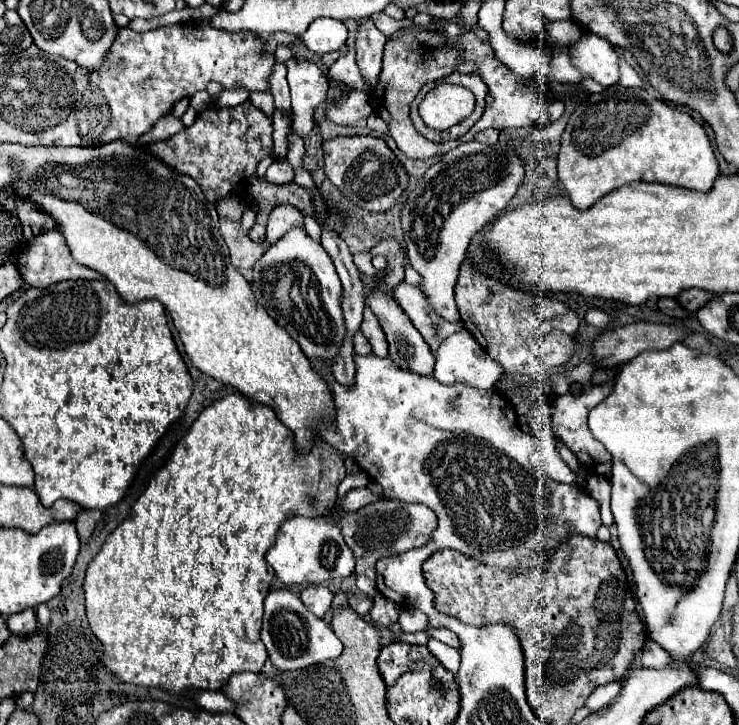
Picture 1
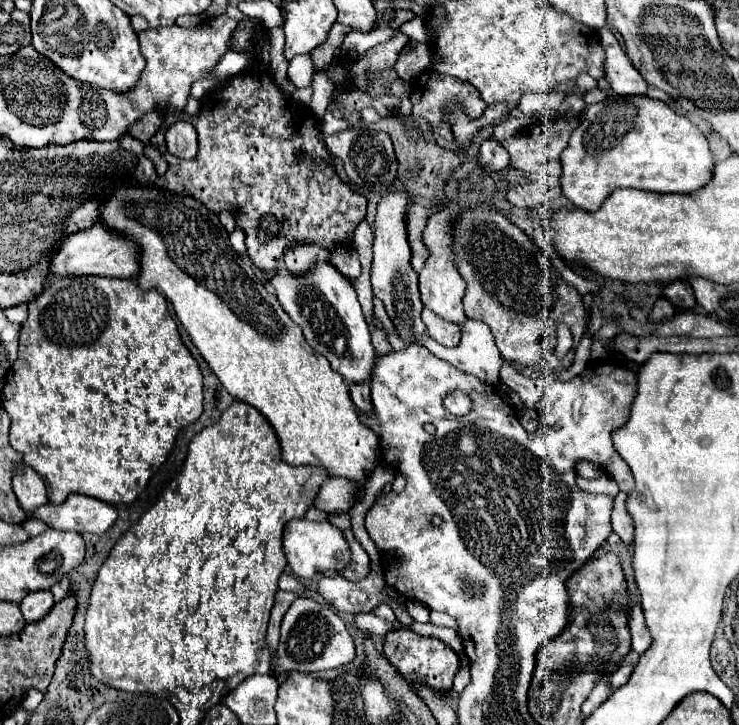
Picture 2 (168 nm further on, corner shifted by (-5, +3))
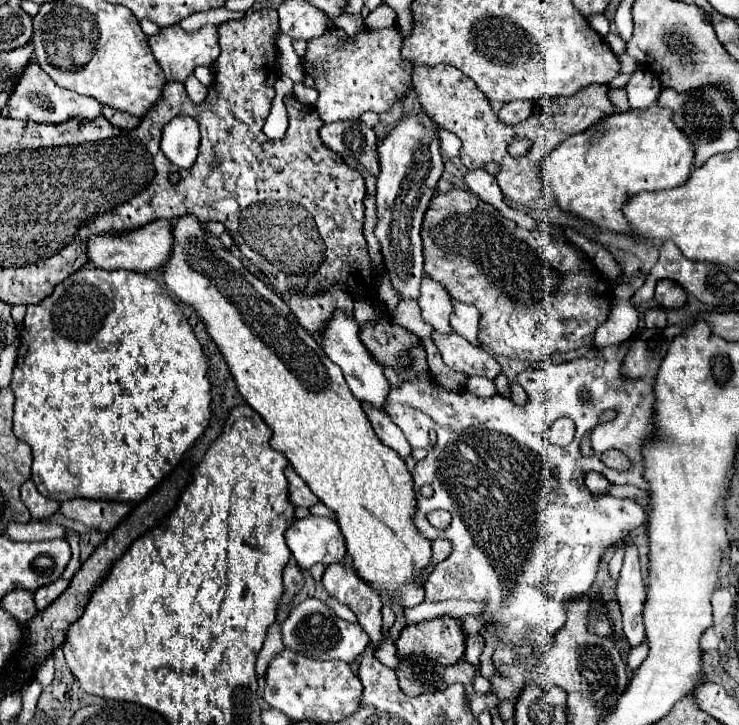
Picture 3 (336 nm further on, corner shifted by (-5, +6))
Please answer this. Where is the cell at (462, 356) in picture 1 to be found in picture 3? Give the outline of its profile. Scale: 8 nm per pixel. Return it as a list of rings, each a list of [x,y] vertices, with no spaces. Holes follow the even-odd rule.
[[[451,299],[453,303],[453,313],[451,313],[451,327],[457,335],[465,337],[469,343],[479,345],[477,333],[479,333],[479,311],[473,305],[465,305],[465,303],[457,303],[455,299]]]

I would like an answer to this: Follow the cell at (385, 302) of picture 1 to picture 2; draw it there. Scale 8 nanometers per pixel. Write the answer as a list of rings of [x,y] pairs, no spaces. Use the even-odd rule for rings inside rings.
[[[389,192],[381,198],[375,216],[375,244],[373,244],[373,268],[371,268],[371,284],[373,296],[381,298],[389,318],[395,324],[399,338],[407,344],[427,342],[427,330],[421,320],[421,300],[417,288],[417,272],[411,268],[411,248],[407,244],[407,230],[405,230],[405,216],[407,216],[409,200],[403,192]]]

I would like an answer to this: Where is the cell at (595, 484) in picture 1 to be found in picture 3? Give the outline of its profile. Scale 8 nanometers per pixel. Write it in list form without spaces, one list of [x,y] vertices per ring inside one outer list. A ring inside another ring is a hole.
[[[625,545],[625,563],[615,587],[617,603],[623,615],[623,633],[631,647],[645,639],[643,627],[643,605],[645,605],[645,585],[641,577],[641,559],[637,545]]]

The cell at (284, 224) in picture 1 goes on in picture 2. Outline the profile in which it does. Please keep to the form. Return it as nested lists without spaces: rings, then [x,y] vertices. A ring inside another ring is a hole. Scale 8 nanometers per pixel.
[[[293,242],[285,254],[283,254],[283,264],[287,266],[287,270],[293,270],[293,274],[299,274],[305,272],[305,268],[311,266],[311,260],[329,260],[329,250],[319,246],[319,244],[313,244],[313,242]]]

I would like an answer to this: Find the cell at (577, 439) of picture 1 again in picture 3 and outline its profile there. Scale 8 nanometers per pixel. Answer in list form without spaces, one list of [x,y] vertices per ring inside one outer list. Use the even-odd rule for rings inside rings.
[[[631,339],[621,345],[593,347],[585,357],[519,373],[517,383],[529,397],[525,405],[515,405],[507,397],[479,399],[467,391],[451,393],[429,379],[429,375],[419,375],[415,381],[403,383],[399,389],[391,389],[385,401],[385,413],[405,433],[409,445],[423,447],[427,451],[427,457],[417,461],[413,469],[417,493],[415,525],[423,537],[443,537],[453,543],[451,555],[443,563],[437,563],[427,579],[425,599],[445,601],[459,597],[467,601],[485,601],[483,615],[495,617],[495,625],[499,629],[499,645],[493,655],[493,663],[497,671],[501,671],[501,677],[491,679],[491,691],[497,693],[499,701],[515,699],[523,689],[525,673],[543,659],[555,633],[565,625],[563,605],[567,597],[585,595],[591,589],[605,549],[623,545],[631,529],[637,529],[647,521],[647,513],[639,501],[593,495],[585,487],[585,473],[597,471],[615,485],[635,485],[647,489],[641,467],[641,447],[645,443],[643,427],[647,427],[647,435],[653,435],[653,385],[647,381],[631,381],[621,377],[621,361],[629,349],[629,343]],[[579,389],[589,391],[589,403],[581,401]],[[607,409],[613,409],[617,417],[601,423],[601,413]],[[559,417],[571,417],[577,425],[575,441],[567,447],[553,445],[547,437],[549,425],[553,425]],[[587,431],[591,433],[595,451],[593,457],[583,457],[579,453],[579,443]],[[607,449],[623,451],[631,459],[633,467],[629,471],[607,469],[597,457]],[[423,485],[433,487],[433,497],[427,499],[421,495]],[[435,509],[445,509],[453,515],[453,521],[445,531],[439,531],[427,523],[427,513]],[[527,627],[533,627],[535,631],[529,633]],[[509,643],[531,645],[533,651],[527,657],[519,657]]]

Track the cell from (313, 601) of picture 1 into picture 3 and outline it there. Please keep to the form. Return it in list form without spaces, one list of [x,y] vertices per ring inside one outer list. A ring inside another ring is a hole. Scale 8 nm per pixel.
[[[341,561],[331,563],[323,575],[323,587],[329,595],[349,605],[359,619],[359,625],[369,631],[371,641],[381,643],[381,607],[383,601],[377,591],[369,589],[351,567],[345,567]]]

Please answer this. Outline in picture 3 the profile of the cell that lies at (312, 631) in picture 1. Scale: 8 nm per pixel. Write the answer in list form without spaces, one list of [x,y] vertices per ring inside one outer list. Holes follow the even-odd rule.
[[[305,599],[303,603],[299,603],[283,621],[281,631],[285,647],[311,659],[341,659],[345,663],[353,663],[369,645],[369,635],[361,629],[359,623],[343,621],[337,615],[333,615],[331,621],[331,609],[319,599]]]

